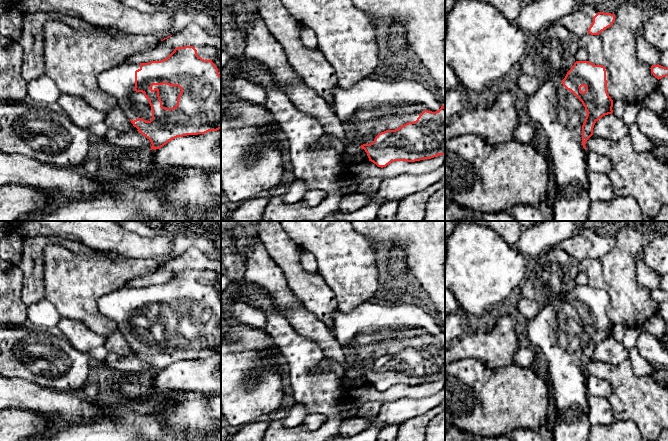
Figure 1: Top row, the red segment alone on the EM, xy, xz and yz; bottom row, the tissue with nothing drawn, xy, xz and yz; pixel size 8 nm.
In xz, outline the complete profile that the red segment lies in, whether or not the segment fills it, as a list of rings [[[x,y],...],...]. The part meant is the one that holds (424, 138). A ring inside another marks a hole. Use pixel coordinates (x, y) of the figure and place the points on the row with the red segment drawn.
[[[367,77],[351,88],[332,90],[334,113],[344,125],[346,139],[367,153],[378,167],[391,162],[415,162],[445,155],[445,107],[435,91],[414,80],[382,82]]]

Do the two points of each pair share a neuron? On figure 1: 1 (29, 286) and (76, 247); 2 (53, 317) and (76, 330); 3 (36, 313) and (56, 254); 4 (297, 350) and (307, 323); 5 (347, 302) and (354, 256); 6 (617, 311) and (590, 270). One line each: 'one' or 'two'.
1: one
2: two
3: two
4: two
5: one
6: one

